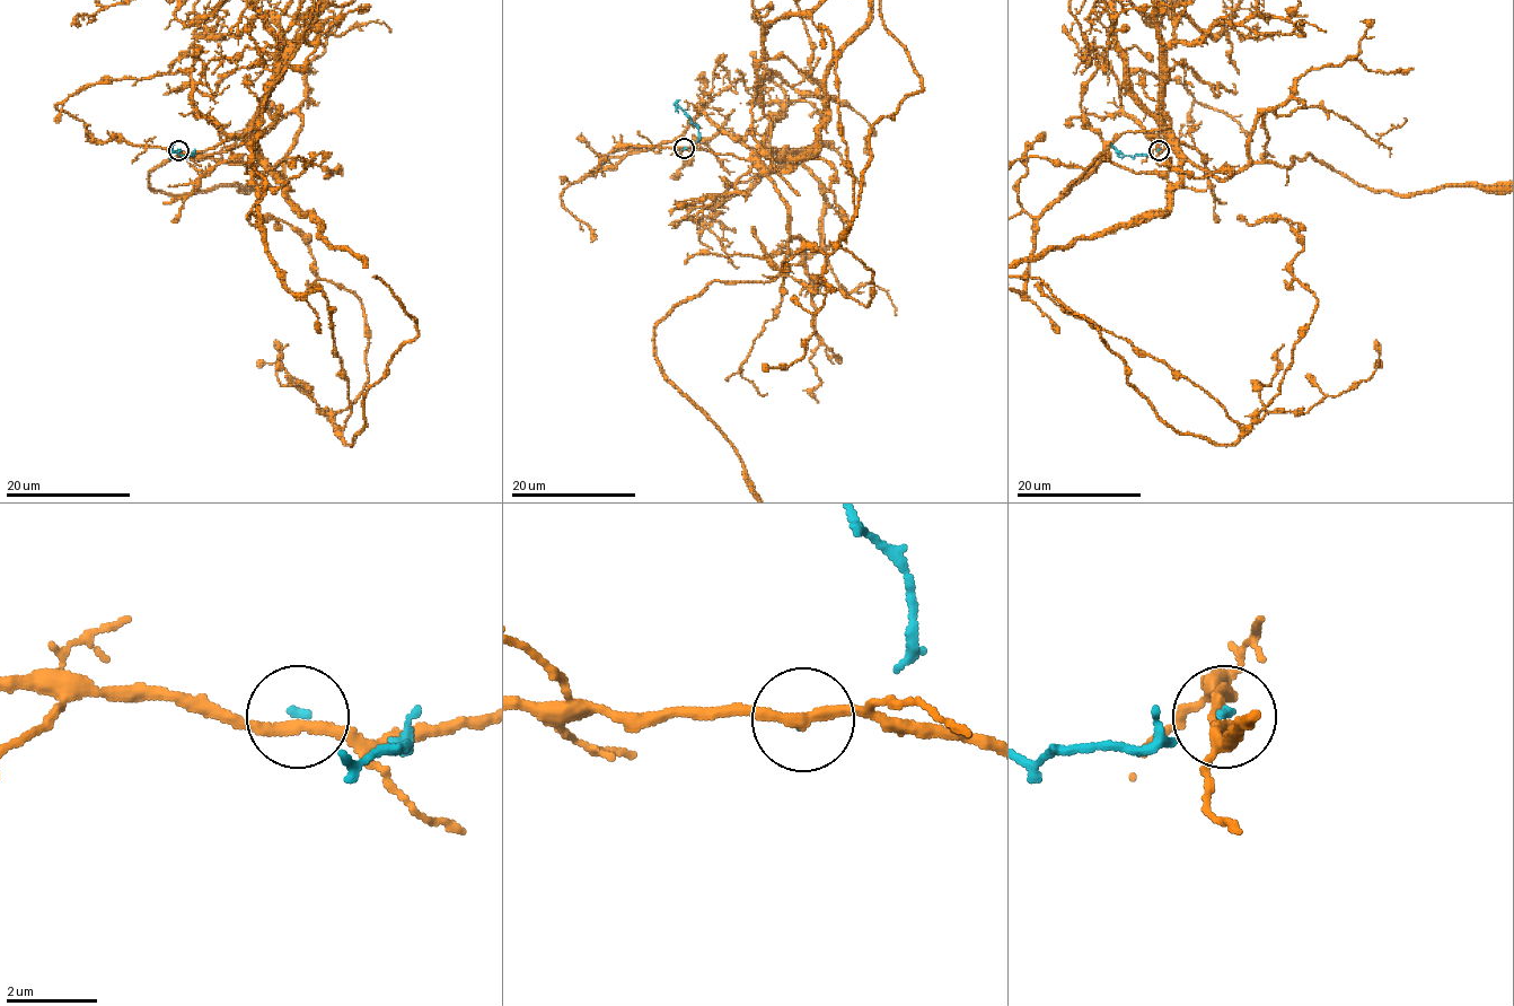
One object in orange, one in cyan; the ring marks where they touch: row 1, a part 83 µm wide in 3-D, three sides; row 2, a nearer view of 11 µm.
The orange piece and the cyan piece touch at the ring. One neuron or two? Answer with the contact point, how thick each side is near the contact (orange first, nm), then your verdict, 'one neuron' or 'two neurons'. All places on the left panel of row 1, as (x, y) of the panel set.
at (178, 150); 240 nm thick on the orange side, 130 nm on the other; two neurons

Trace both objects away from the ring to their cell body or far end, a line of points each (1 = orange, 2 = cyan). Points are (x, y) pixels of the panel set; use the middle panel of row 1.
1: (684, 148), (773, 183), (788, 256), (681, 302), (659, 369), (742, 462)
2: (684, 148), (696, 142), (698, 128), (676, 105), (679, 99)

